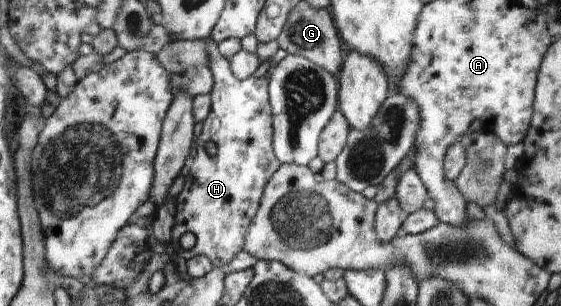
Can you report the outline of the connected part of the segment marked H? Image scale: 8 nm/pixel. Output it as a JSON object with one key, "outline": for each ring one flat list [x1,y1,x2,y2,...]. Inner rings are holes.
{"outline":[[203,39,206,44,206,62,213,75,213,86,208,92,210,107,208,117,203,120,201,134,197,137,195,160,192,159,186,170,185,182,182,190,176,196,176,212,172,239,168,247,181,258,188,261,195,255,207,256,214,268,223,269,229,273,228,264,241,252,245,246,246,234,254,216,258,212,263,191,266,184,273,178,275,171,282,166,274,153,273,145,273,116,269,100,269,80,264,77,256,78,251,75,249,79,240,81,230,68,230,61,219,53,217,43,213,40],[191,232,195,235,196,245,185,250,179,245,179,238]]}

